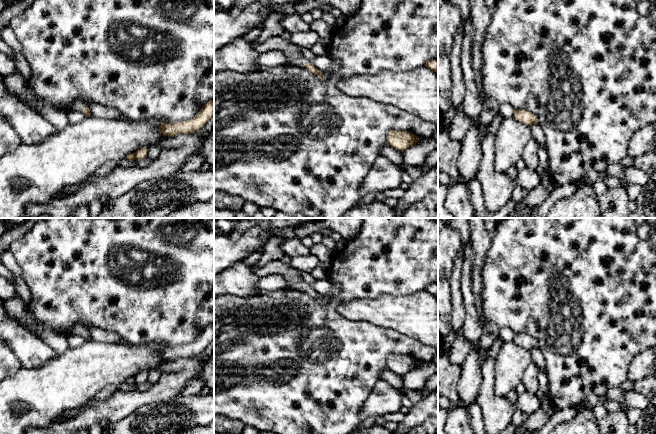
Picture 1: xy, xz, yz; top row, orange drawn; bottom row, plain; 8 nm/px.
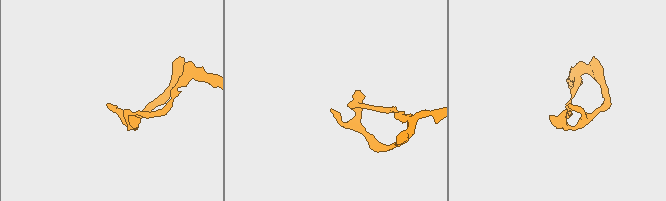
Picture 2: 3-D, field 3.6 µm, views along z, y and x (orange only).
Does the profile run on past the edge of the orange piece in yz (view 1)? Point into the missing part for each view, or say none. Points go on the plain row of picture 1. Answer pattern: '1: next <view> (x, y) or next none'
1: next none

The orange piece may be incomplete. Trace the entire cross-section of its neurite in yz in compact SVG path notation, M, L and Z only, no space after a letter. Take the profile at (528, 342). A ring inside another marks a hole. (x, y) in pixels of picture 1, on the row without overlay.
M524 333L515 334L513 342L523 346L525 349L528 350L531 350L533 348L538 348L538 342L533 337Z

